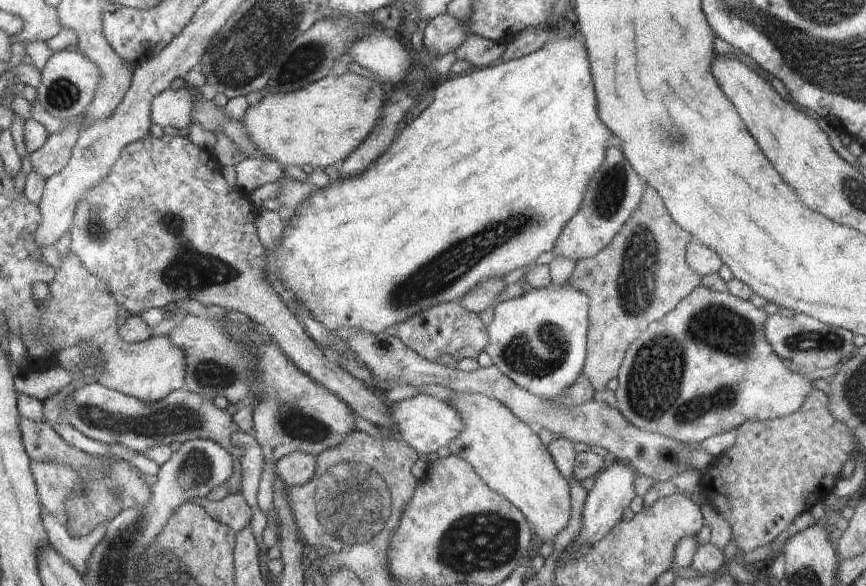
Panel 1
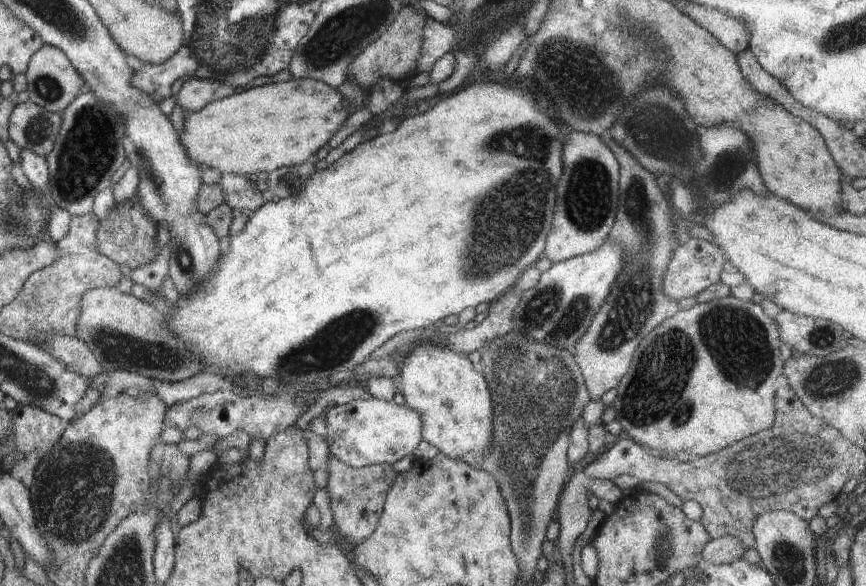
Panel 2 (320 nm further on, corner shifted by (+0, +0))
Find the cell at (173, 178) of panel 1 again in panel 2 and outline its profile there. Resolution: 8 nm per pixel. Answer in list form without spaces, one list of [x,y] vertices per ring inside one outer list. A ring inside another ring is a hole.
[[[137,196],[125,200],[123,203],[115,204],[114,208],[109,211],[107,219],[99,223],[97,230],[99,251],[103,255],[119,265],[127,264],[131,269],[135,269],[144,266],[160,253],[155,250],[155,242],[153,241],[158,226],[151,214],[148,214],[147,210],[143,208]]]

